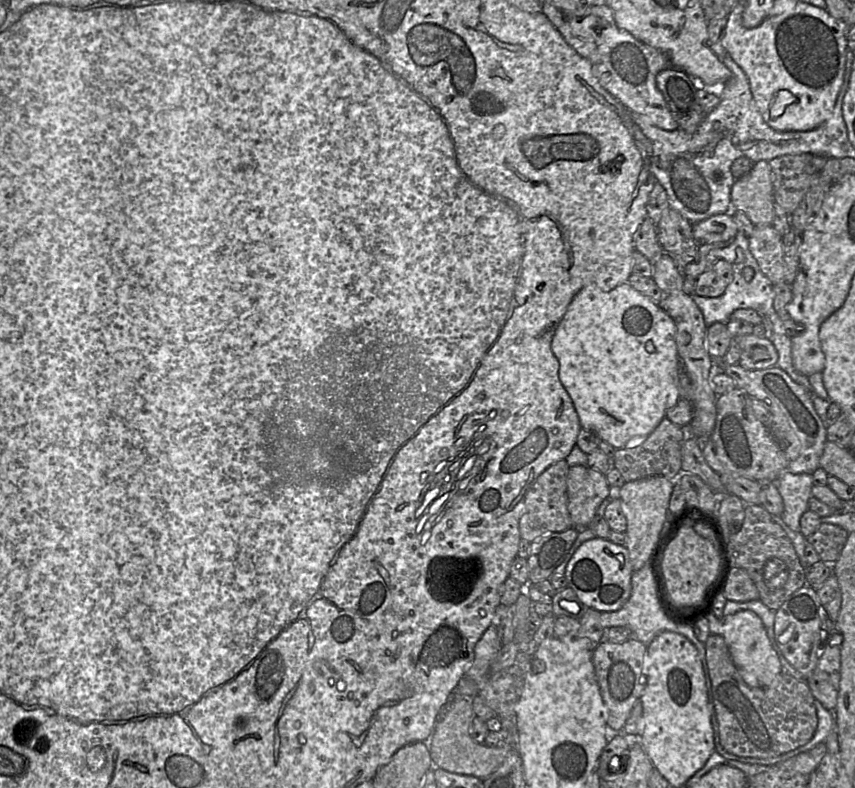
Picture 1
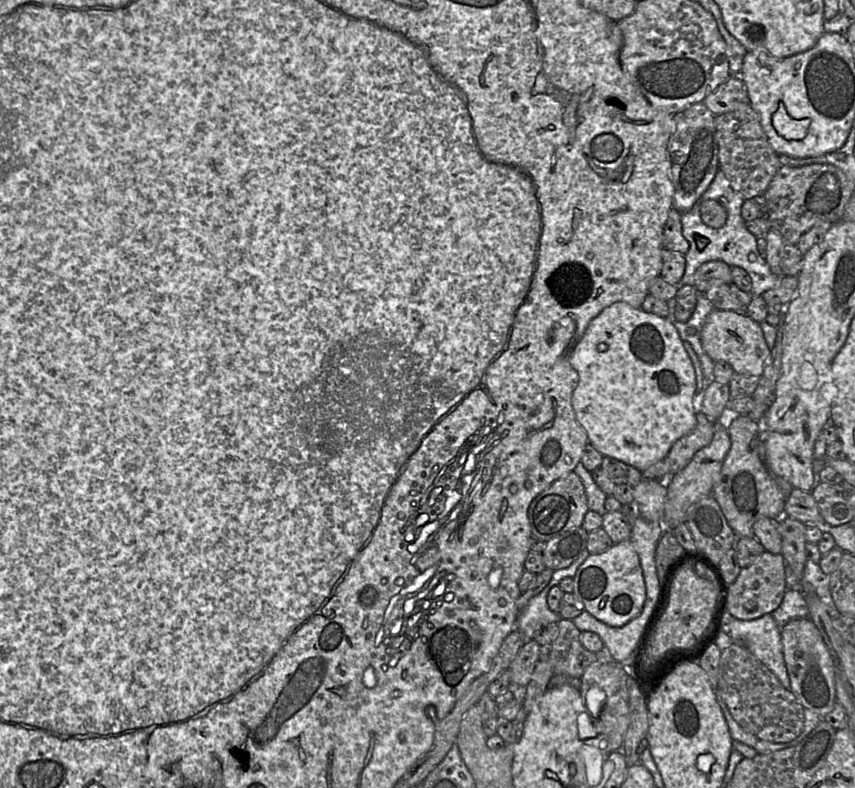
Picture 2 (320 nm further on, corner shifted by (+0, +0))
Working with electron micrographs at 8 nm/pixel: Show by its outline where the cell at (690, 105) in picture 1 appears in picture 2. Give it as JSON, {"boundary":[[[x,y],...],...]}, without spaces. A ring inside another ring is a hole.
{"boundary":[[[701,102],[673,116],[675,130],[668,142],[671,179],[674,185],[673,207],[684,213],[689,211],[708,189],[719,170],[715,115]]]}

